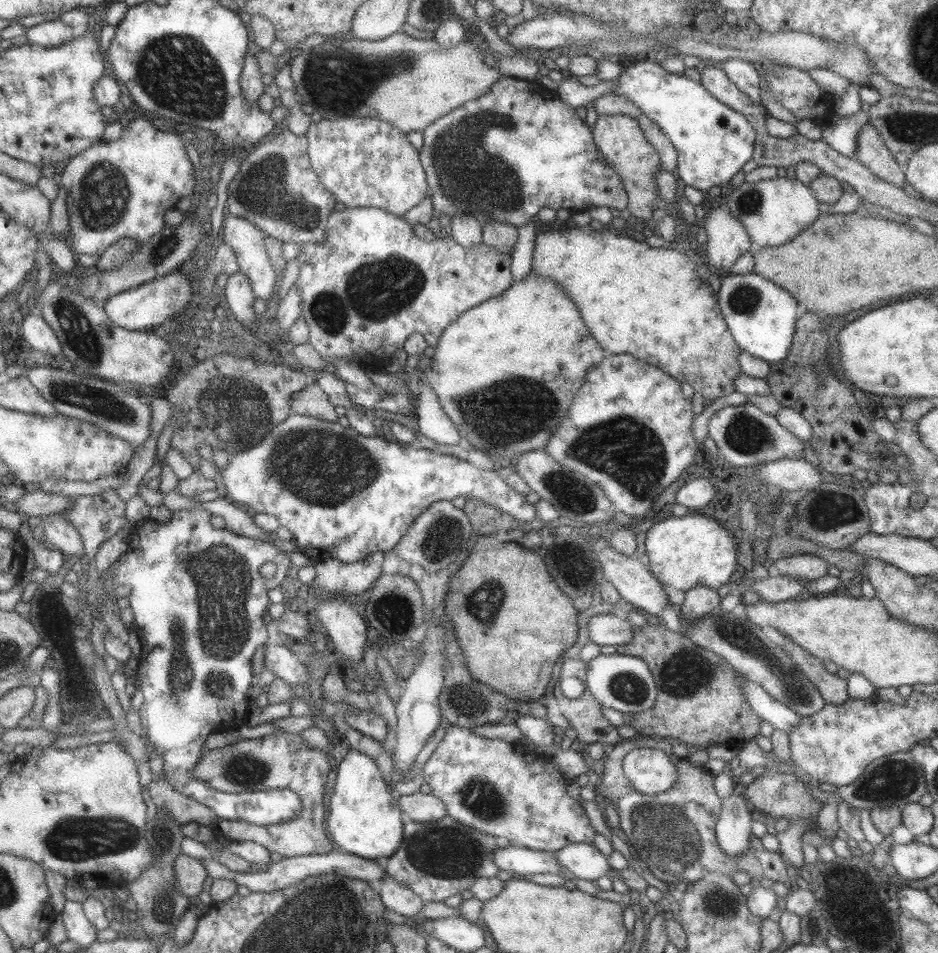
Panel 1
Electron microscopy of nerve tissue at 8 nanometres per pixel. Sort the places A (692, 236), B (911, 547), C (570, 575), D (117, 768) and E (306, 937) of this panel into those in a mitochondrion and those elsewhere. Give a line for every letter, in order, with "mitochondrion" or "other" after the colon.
A: other
B: other
C: other
D: other
E: mitochondrion

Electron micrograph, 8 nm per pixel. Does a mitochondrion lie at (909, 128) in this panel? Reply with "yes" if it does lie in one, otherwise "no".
yes

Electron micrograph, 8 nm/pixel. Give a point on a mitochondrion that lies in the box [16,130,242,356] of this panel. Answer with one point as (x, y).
(105, 192)

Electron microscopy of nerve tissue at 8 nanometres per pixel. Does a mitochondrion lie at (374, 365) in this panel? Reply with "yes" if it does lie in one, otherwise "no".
no

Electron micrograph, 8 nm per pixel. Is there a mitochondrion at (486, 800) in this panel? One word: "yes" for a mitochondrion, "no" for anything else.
yes

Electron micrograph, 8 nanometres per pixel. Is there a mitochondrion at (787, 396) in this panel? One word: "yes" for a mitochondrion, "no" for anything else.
no

